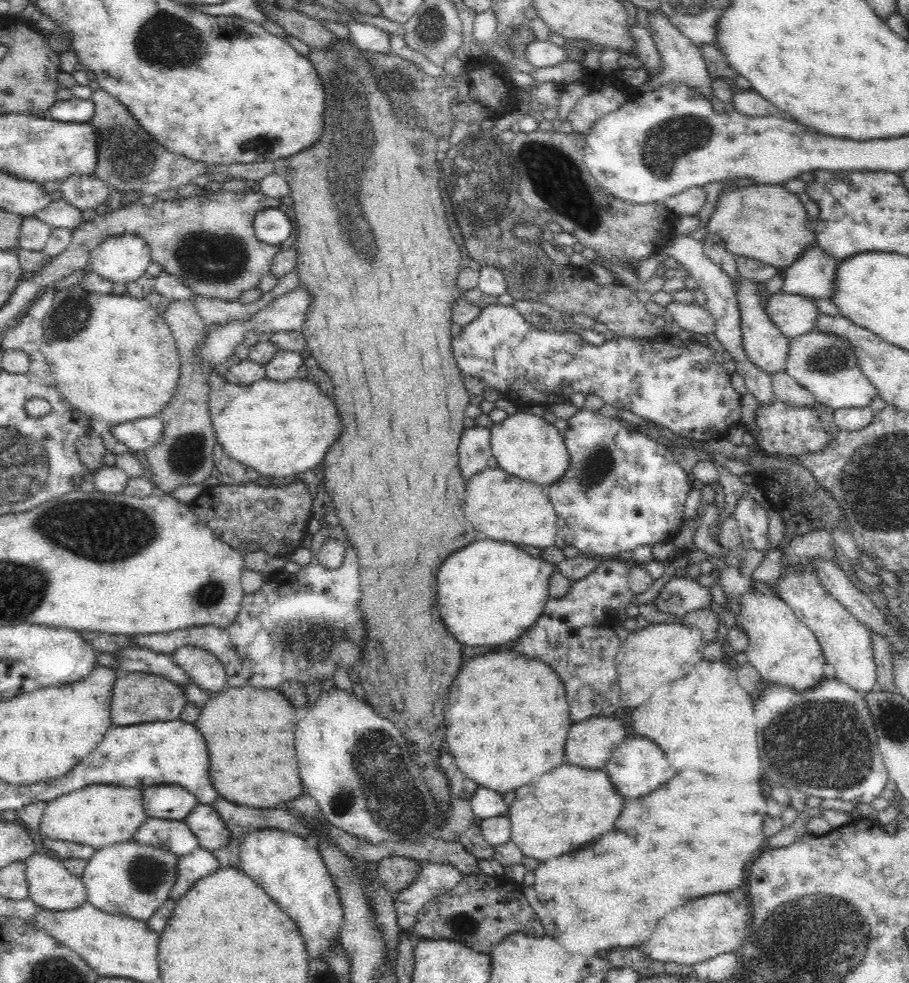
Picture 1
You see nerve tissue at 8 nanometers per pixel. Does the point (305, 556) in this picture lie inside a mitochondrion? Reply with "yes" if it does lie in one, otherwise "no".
no

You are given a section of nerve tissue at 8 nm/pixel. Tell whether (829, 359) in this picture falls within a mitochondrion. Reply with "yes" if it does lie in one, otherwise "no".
yes

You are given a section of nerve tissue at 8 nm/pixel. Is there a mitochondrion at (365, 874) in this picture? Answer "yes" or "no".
no

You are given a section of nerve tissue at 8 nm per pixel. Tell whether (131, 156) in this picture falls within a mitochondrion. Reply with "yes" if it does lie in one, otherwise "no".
yes

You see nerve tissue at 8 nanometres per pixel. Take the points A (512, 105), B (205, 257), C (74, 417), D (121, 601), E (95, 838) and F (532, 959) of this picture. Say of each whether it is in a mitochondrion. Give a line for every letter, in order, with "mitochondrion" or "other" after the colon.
A: other
B: mitochondrion
C: other
D: other
E: other
F: other

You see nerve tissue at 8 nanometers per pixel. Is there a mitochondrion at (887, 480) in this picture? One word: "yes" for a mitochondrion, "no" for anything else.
yes

